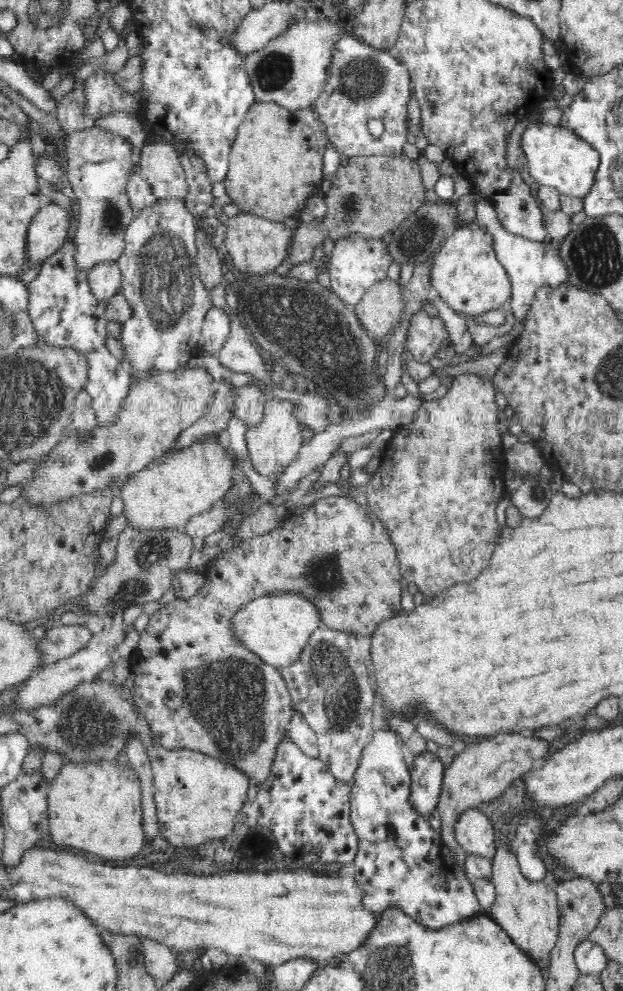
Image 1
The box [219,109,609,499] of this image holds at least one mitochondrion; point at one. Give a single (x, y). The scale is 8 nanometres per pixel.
(301, 321)

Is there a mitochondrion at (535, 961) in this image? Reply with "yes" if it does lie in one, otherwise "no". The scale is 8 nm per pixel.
no

